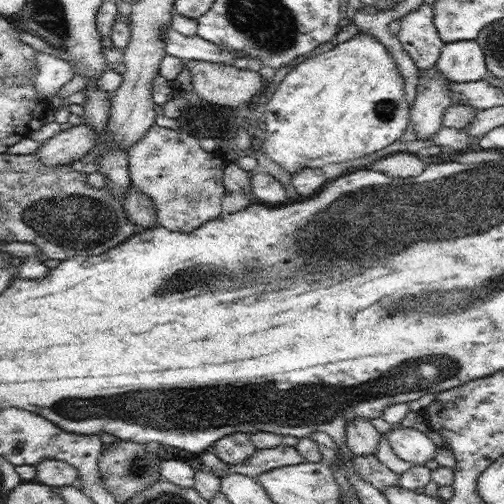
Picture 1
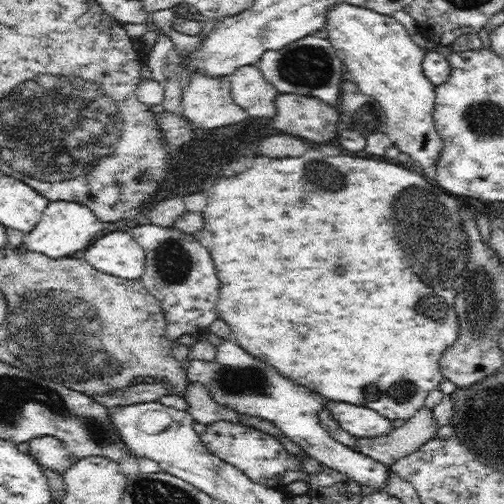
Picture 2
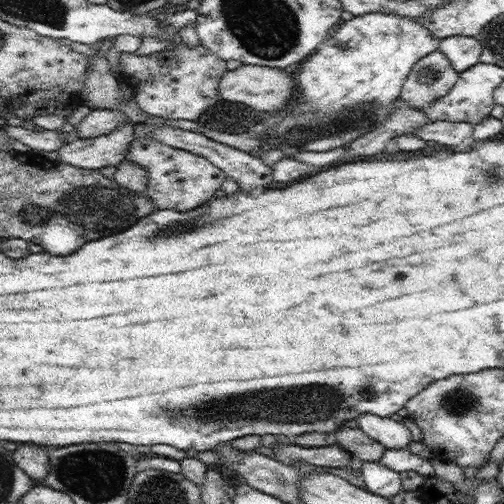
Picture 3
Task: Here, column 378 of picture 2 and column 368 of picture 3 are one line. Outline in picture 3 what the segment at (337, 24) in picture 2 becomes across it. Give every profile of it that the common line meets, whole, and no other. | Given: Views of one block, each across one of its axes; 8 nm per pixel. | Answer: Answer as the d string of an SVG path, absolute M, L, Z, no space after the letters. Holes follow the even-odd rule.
M369 12L363 16L355 16L347 22L339 22L333 32L317 46L317 50L301 64L299 74L295 74L295 84L299 90L297 100L307 106L307 110L303 112L307 116L335 114L345 110L347 106L357 106L363 102L379 102L381 106L389 106L399 100L403 82L407 80L413 64L433 50L437 50L437 38L431 36L431 32L413 18L385 12Z

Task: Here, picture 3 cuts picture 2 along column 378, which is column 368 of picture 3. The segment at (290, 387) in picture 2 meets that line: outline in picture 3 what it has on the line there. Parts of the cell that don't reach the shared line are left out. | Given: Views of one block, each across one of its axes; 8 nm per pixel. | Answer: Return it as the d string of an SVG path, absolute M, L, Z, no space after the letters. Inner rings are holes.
M361 462L361 478L363 478L365 490L381 498L389 500L395 494L403 494L399 474L389 470L381 462Z

